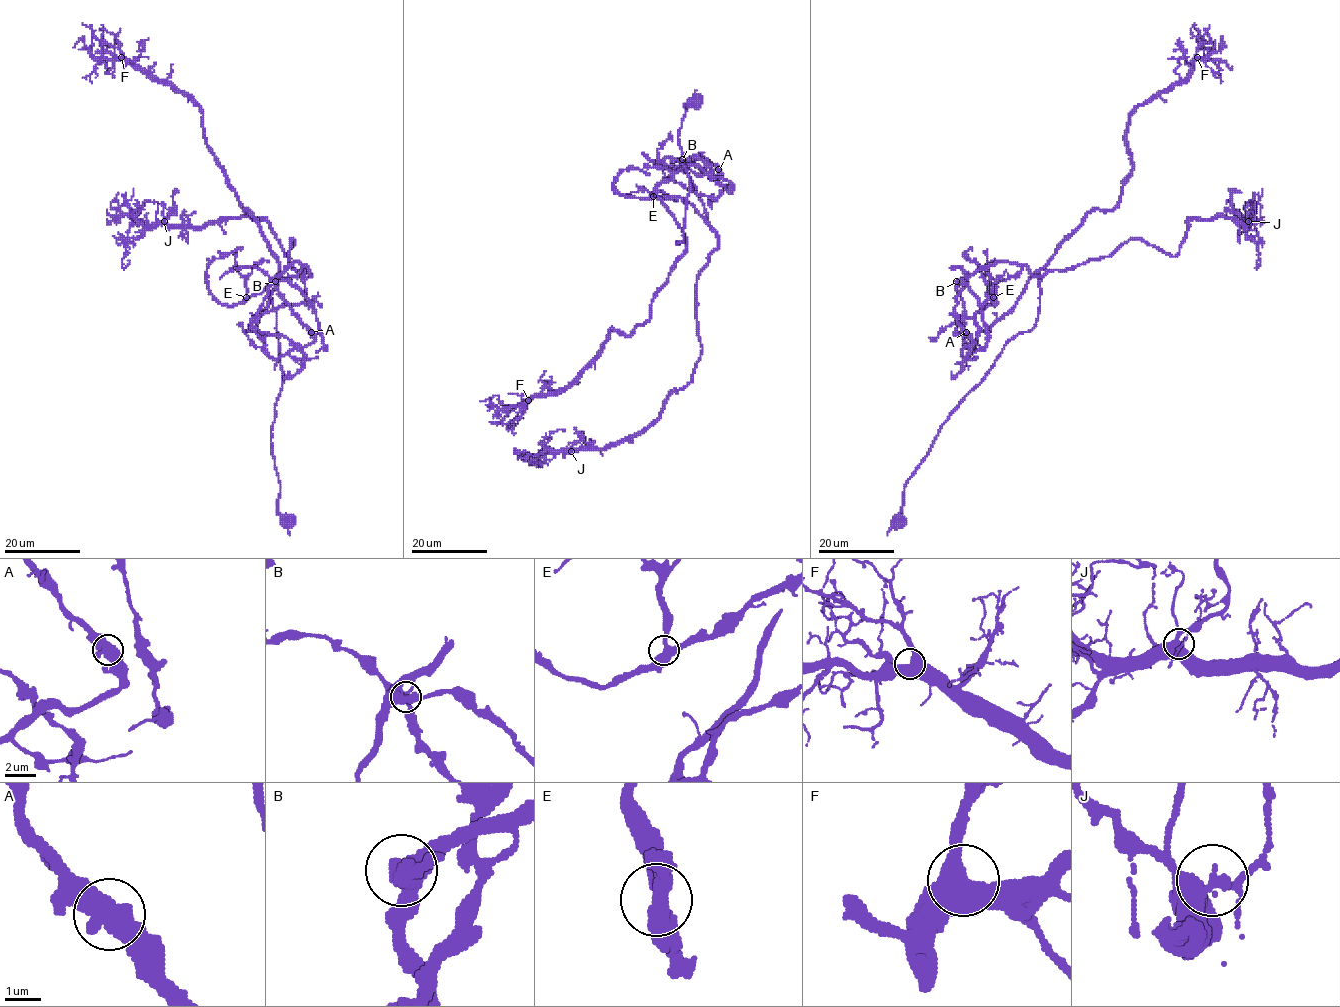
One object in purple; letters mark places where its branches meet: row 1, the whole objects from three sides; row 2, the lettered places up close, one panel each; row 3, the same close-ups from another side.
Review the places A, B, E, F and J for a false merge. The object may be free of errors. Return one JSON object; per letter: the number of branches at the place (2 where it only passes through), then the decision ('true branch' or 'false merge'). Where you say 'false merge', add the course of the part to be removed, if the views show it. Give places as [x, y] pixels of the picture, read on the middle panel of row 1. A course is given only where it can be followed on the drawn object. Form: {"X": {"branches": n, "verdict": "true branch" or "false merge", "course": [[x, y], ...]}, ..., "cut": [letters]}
{"A": {"branches": 2, "verdict": "false merge", "course": [[719, 170], [698, 157], [683, 167], [718, 246], [697, 278], [692, 379], [635, 434], [537, 459]]}, "B": {"branches": 2, "verdict": "true branch"}, "E": {"branches": 3, "verdict": "true branch"}, "F": {"branches": 3, "verdict": "true branch"}, "J": {"branches": 2, "verdict": "true branch"}, "cut": ["A"]}

